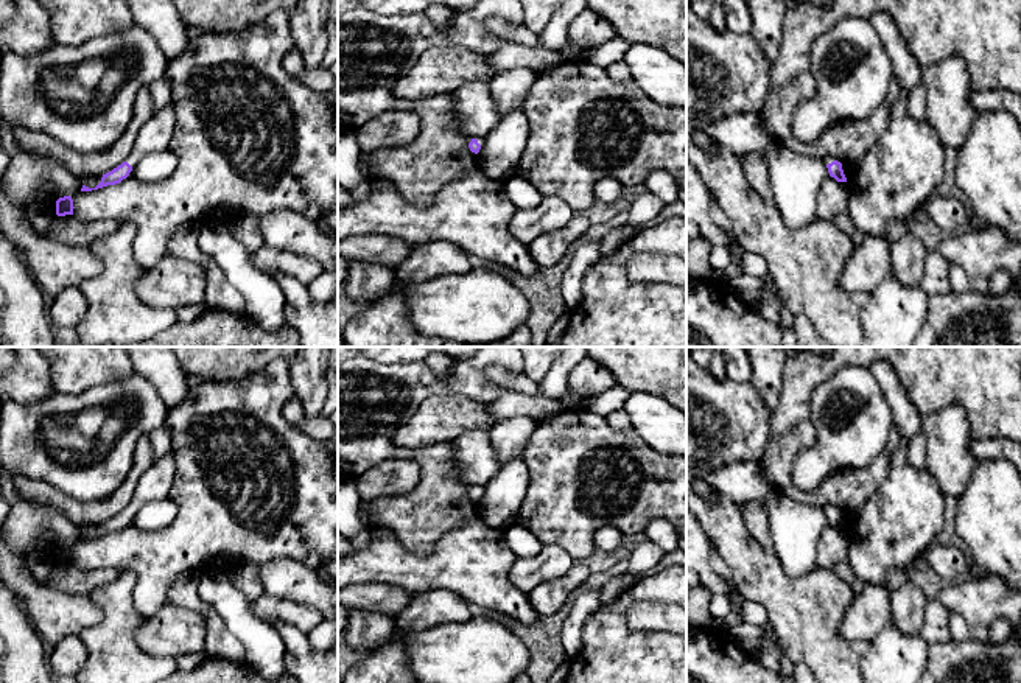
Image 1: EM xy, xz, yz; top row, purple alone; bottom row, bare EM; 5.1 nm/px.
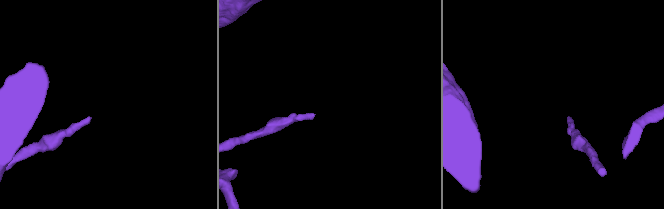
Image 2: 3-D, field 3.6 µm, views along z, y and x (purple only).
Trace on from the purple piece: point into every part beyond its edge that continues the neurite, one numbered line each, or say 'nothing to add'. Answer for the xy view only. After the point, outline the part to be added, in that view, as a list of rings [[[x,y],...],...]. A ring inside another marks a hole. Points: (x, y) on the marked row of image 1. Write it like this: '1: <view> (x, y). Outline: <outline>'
1: xy (156, 134). Outline: [[[171,104],[156,110],[140,129],[134,149],[126,162],[134,168],[143,156],[170,149],[174,123],[176,112]]]

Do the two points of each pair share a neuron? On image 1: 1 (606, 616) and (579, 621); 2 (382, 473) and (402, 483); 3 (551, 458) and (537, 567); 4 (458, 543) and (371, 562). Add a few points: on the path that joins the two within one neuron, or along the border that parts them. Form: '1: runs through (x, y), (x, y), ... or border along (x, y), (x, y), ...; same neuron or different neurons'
1: border along (601, 604), (589, 618), (582, 647), (576, 654); different neurons
2: runs through (386, 478), (397, 478); same neuron
3: border along (543, 543), (559, 545), (575, 560); different neurons
4: runs through (436, 563), (392, 563); same neuron

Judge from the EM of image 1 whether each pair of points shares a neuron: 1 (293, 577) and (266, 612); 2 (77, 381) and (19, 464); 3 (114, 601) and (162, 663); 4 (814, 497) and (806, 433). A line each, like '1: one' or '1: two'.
1: two
2: two
3: one
4: one

